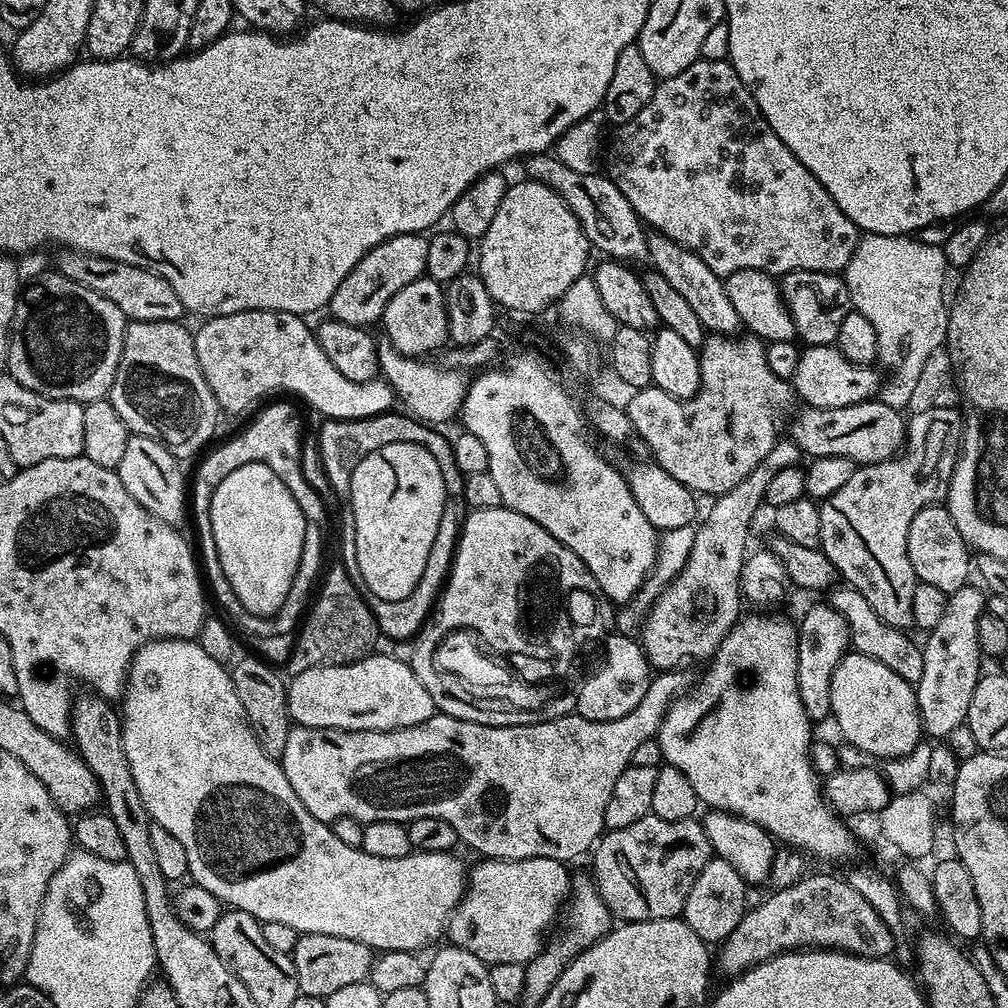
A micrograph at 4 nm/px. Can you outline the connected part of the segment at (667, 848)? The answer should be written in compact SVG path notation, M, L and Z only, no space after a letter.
M649 814L630 826L609 831L595 845L595 856L592 864L596 870L594 883L600 889L600 896L621 921L675 920L683 913L686 898L698 874L702 874L709 860L713 859L714 849L710 846L710 838L706 838L706 830L699 819L663 820Z

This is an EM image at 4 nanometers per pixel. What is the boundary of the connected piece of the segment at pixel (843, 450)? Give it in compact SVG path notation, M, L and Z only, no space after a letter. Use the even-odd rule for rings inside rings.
M869 398L834 409L800 406L788 424L788 432L792 443L800 447L805 457L841 456L863 466L877 464L893 455L892 444L899 445L906 435L906 420L897 409L886 406L879 398Z

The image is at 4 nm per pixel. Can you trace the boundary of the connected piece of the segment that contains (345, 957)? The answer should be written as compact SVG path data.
M303 933L290 955L294 970L298 974L298 986L305 996L327 997L342 986L354 986L354 982L365 982L371 977L374 950L362 942L350 938L338 938L330 934Z

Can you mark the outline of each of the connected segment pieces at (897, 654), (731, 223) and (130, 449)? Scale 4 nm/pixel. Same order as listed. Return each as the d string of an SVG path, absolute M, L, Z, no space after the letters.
M837 587L831 593L831 596L833 596L830 596L830 603L848 623L851 647L855 651L882 662L882 666L890 666L890 670L894 670L894 674L898 674L906 683L916 686L919 679L922 678L923 672L921 645L915 644L908 637L907 631L882 622L882 618L878 618L874 614L870 602L866 602L866 598L860 592L843 587Z
M701 58L694 61L686 70L682 70L682 74L661 79L657 83L650 102L646 102L646 106L642 106L642 110L638 110L638 114L631 122L619 125L615 132L616 137L613 138L612 145L609 143L606 148L607 175L611 176L613 182L618 186L618 190L622 190L622 194L626 194L626 202L630 202L630 206L640 215L640 219L645 225L653 224L656 227L653 229L670 237L675 244L683 244L685 248L695 252L698 258L702 258L702 262L706 262L706 266L710 266L710 270L714 270L716 276L727 278L735 271L750 270L751 268L768 272L775 278L790 272L835 272L840 274L847 268L858 239L855 222L846 218L846 214L842 214L842 210L834 202L832 195L822 186L822 182L818 182L818 178L814 178L814 174L810 170L806 170L806 166L802 166L802 162L798 162L798 158L786 147L782 138L778 138L778 134L774 134L774 130L766 122L758 102L752 97L748 87L738 78L738 74L732 69L732 65L727 59Z
M135 434L129 435L126 454L122 454L122 462L118 469L120 481L122 486L126 486L126 490L134 498L134 502L138 502L138 506L145 508L161 524L180 526L178 524L184 520L184 472L180 469L180 464L181 461L172 456L170 450L157 440Z

